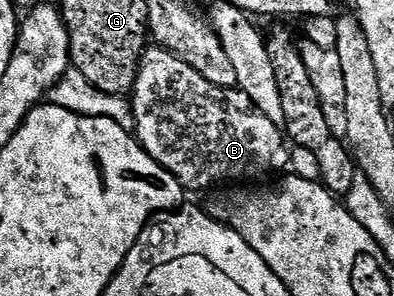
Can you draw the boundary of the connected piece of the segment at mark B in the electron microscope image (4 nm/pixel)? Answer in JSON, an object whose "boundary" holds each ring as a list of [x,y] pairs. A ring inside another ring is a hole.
{"boundary":[[[163,48],[145,49],[140,57],[140,70],[136,74],[136,85],[130,95],[134,120],[136,121],[135,137],[144,151],[162,168],[166,168],[184,186],[185,191],[211,191],[221,184],[236,184],[240,178],[256,178],[259,174],[268,174],[271,170],[280,170],[289,165],[290,146],[286,134],[276,126],[239,88],[229,88],[210,84],[206,76],[194,72],[178,56]]]}

